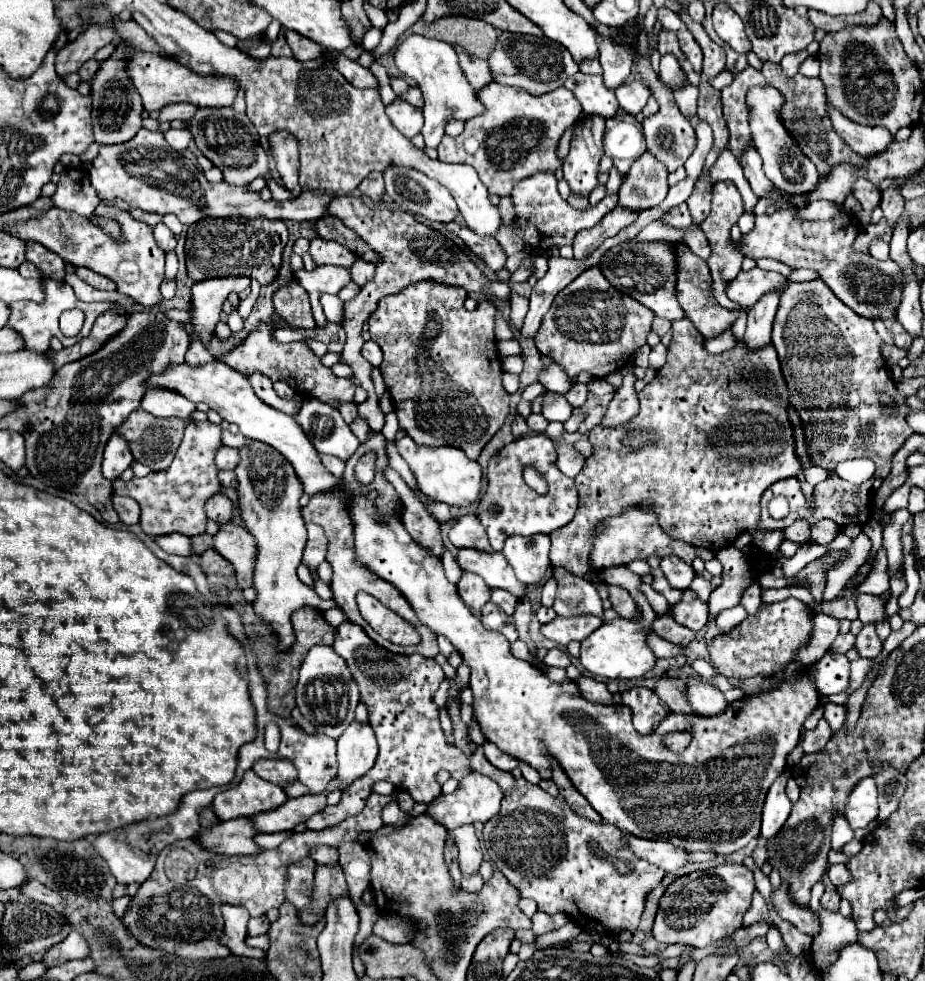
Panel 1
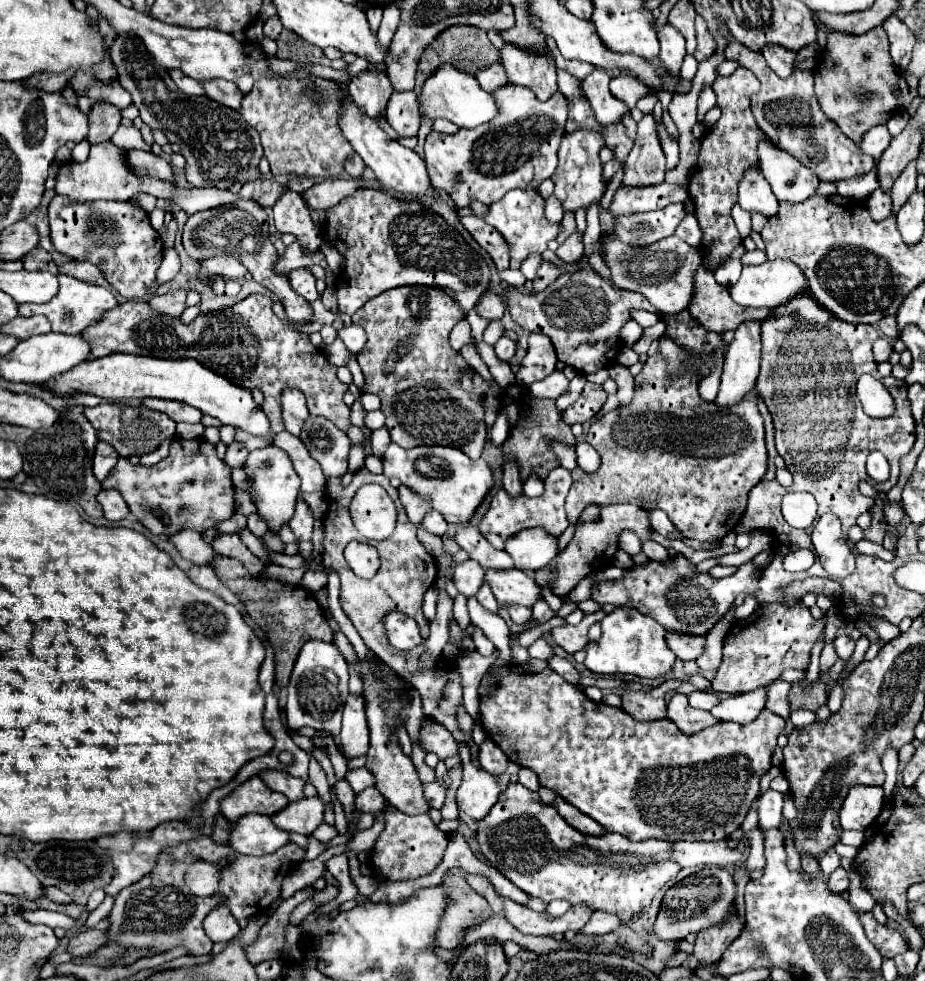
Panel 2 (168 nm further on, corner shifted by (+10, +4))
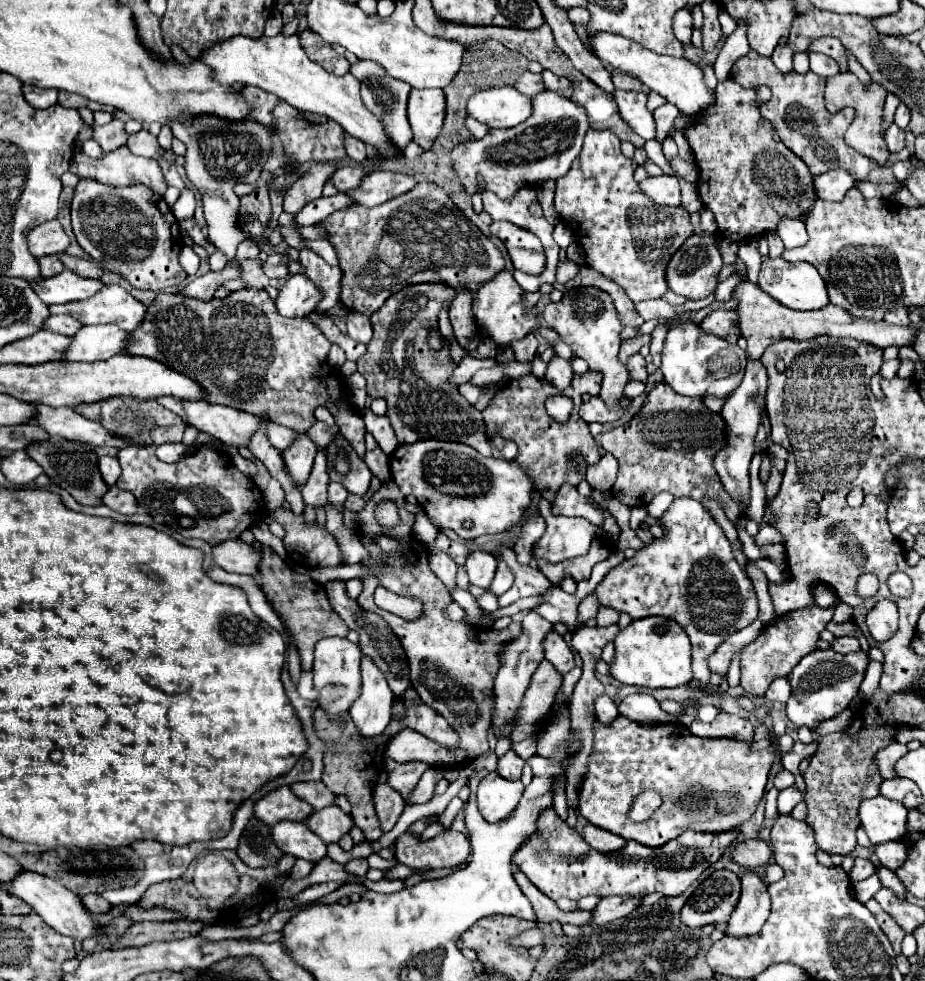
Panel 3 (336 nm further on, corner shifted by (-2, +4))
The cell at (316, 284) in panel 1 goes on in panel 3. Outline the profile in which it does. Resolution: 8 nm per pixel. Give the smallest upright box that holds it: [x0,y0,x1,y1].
[276,275,322,317]

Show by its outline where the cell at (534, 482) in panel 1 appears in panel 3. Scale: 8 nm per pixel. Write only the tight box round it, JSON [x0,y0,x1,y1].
[532,497,602,563]

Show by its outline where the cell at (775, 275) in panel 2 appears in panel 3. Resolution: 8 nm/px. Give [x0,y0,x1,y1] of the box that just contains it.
[758,259,828,311]

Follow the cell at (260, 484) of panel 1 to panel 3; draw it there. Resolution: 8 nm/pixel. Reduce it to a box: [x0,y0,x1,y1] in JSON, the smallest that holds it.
[282,433,318,485]

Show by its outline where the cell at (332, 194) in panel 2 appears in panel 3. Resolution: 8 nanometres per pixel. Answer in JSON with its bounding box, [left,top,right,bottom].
[346,171,416,207]

